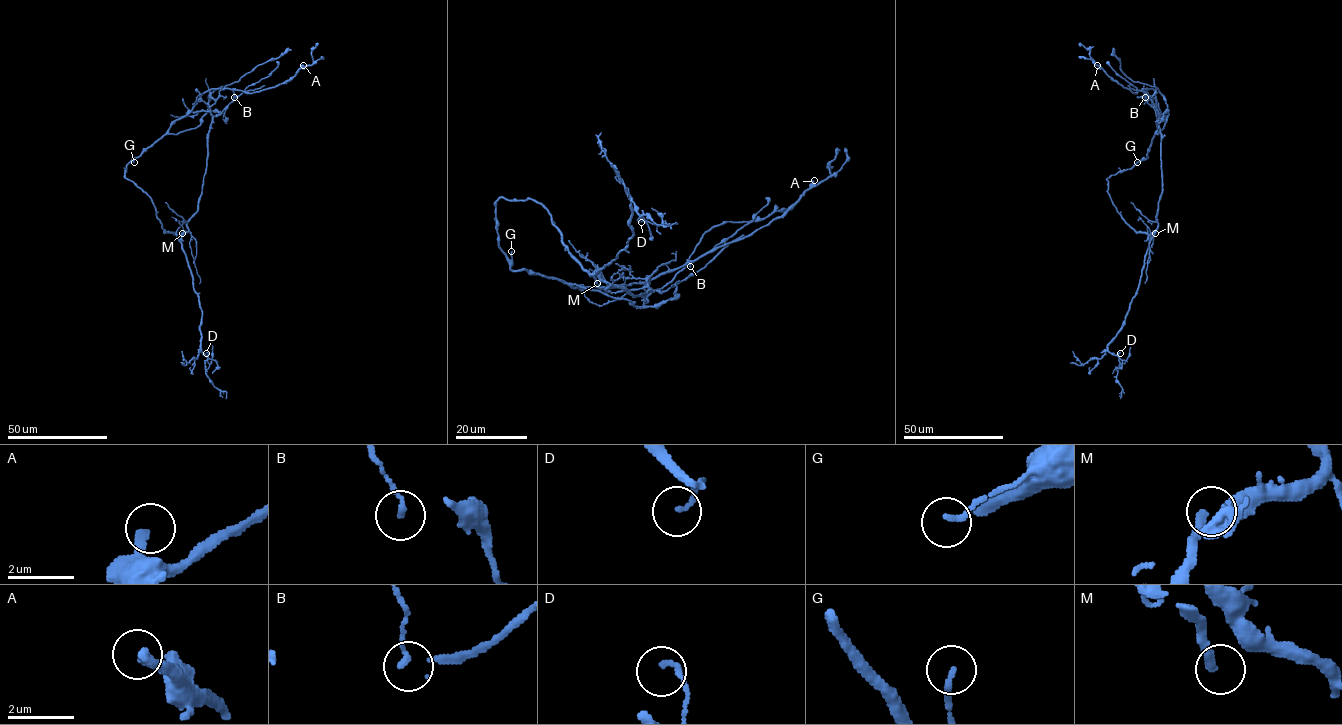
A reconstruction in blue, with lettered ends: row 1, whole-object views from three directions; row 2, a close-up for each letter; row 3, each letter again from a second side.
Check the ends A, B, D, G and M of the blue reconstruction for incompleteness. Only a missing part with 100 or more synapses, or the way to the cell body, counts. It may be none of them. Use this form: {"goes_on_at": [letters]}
{"goes_on_at": ["M"]}

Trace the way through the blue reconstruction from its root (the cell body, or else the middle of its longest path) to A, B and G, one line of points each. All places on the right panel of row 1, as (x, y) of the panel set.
A: (1108, 183), (1110, 177), (1131, 169), (1148, 157), (1157, 129), (1156, 96), (1152, 89), (1132, 92), (1097, 65)
B: (1108, 183), (1110, 177), (1131, 169), (1148, 157), (1157, 129), (1157, 109), (1154, 91), (1145, 89), (1145, 97)
G: (1108, 183), (1110, 177), (1131, 169), (1142, 160), (1137, 162)

